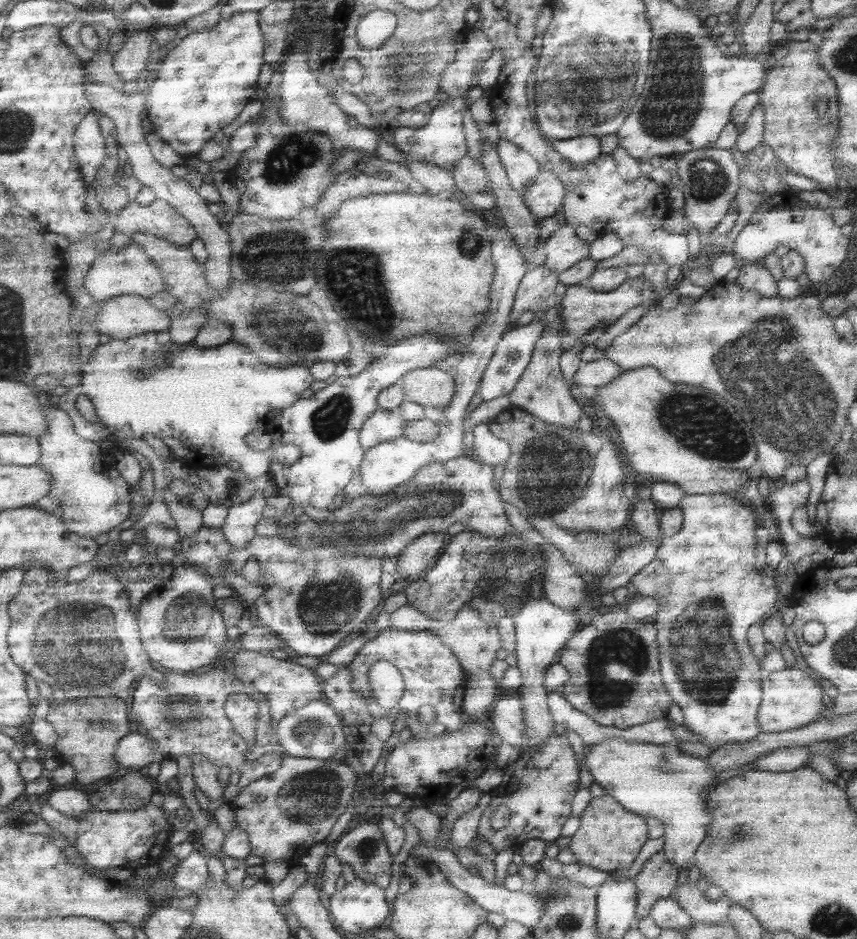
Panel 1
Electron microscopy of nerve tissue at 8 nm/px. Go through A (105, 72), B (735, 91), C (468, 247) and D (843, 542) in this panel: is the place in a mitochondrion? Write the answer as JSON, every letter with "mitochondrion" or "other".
{"A":"other","B":"other","C":"mitochondrion","D":"other"}

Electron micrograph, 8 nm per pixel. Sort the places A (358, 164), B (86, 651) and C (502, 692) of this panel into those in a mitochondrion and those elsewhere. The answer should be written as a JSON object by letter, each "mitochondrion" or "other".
{"A":"other","B":"mitochondrion","C":"other"}

